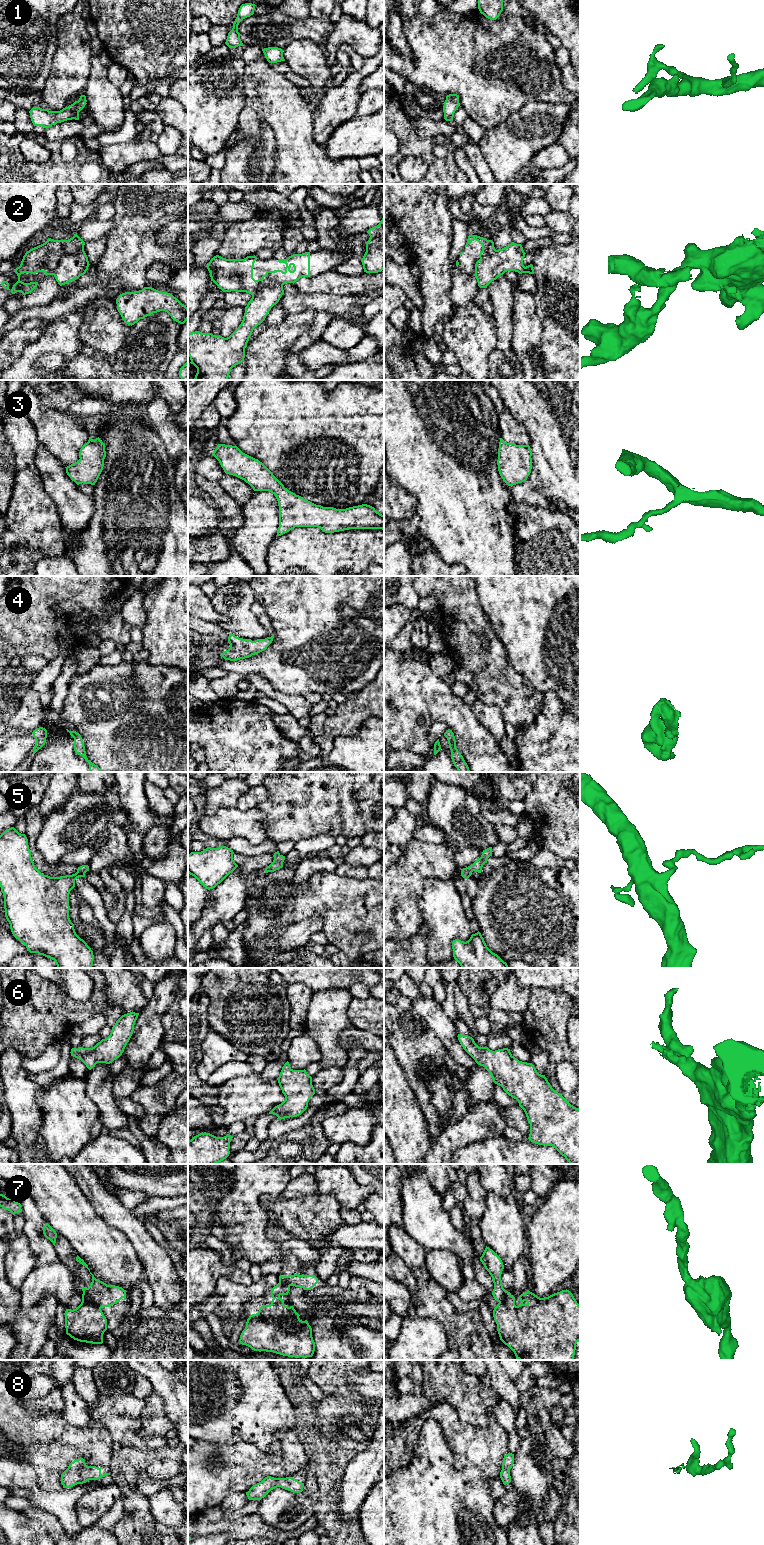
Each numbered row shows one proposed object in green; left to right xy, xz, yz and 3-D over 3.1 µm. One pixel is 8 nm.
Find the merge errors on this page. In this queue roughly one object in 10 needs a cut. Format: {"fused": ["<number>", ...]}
{"fused": ["2", "7"]}

